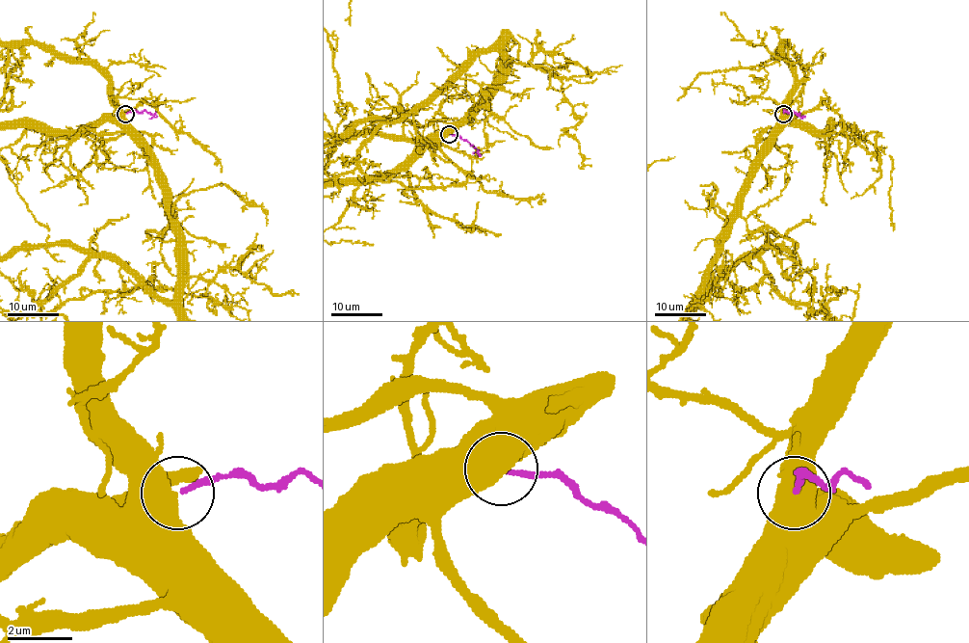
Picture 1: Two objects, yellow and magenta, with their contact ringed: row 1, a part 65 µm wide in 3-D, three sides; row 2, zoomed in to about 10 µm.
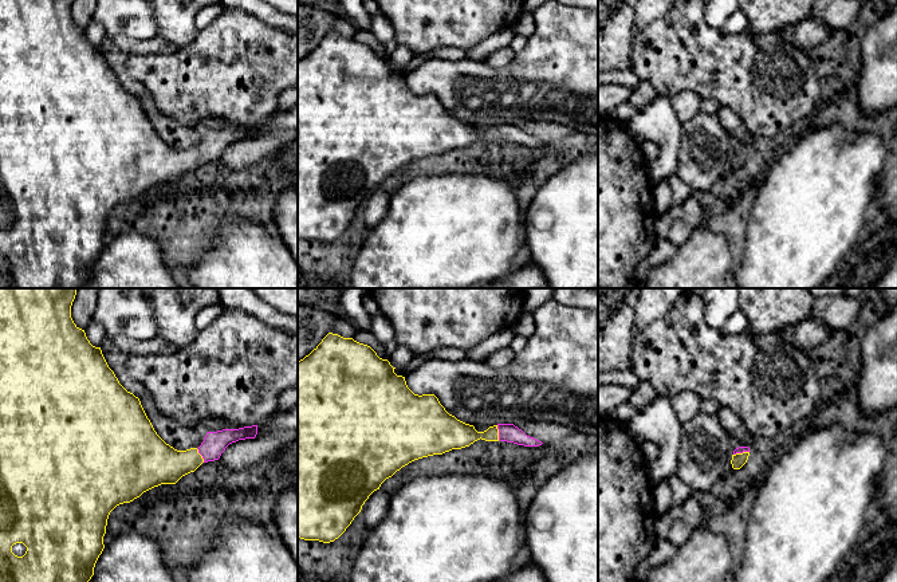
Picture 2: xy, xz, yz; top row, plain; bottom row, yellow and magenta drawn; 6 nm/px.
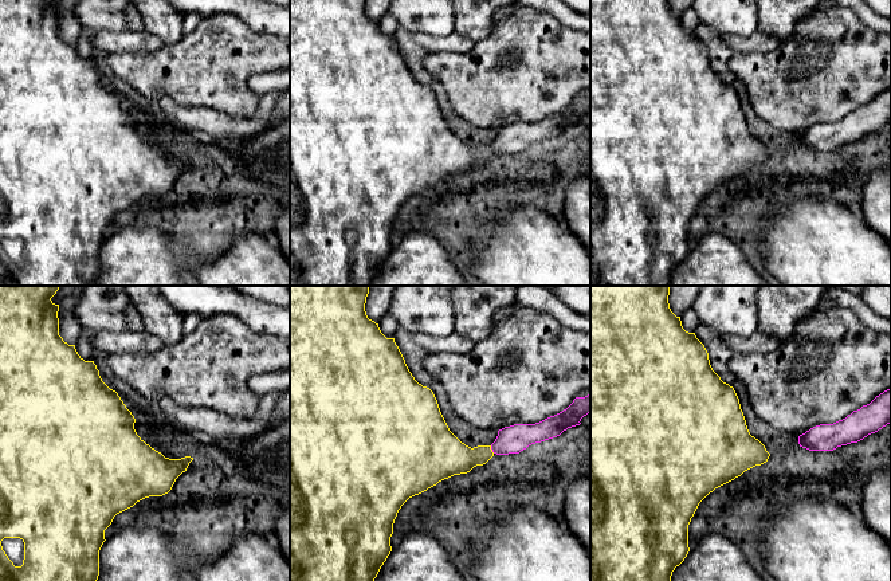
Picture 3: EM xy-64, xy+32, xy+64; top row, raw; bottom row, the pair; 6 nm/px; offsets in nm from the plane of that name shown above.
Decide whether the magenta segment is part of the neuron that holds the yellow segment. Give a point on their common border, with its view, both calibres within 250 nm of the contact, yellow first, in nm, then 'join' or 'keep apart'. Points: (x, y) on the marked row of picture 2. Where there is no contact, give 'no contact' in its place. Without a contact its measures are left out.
xy (200, 455) | 240/140 nm | join

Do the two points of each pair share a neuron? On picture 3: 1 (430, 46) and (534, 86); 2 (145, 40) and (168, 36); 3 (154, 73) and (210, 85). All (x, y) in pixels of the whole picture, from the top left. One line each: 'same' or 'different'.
1: different
2: different
3: same

